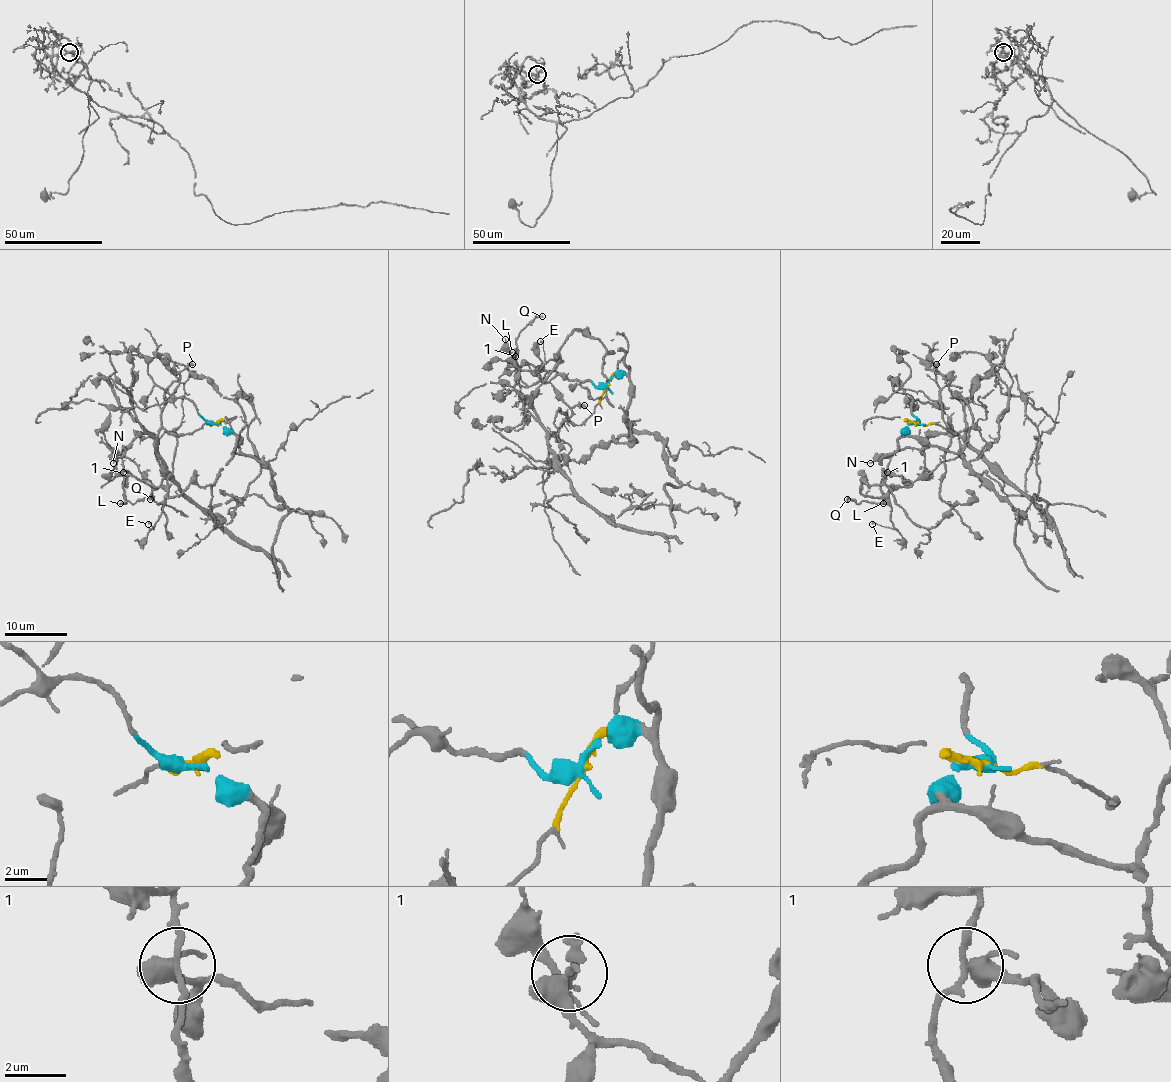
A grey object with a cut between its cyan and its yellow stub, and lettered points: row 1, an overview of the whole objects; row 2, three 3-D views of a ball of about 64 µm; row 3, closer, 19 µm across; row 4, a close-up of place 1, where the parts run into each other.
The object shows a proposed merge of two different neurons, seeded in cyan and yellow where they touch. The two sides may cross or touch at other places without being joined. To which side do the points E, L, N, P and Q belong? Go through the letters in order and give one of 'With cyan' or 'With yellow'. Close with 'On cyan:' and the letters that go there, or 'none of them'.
E: With cyan
L: With yellow
N: With yellow
P: With yellow
Q: With yellow
On cyan: E

